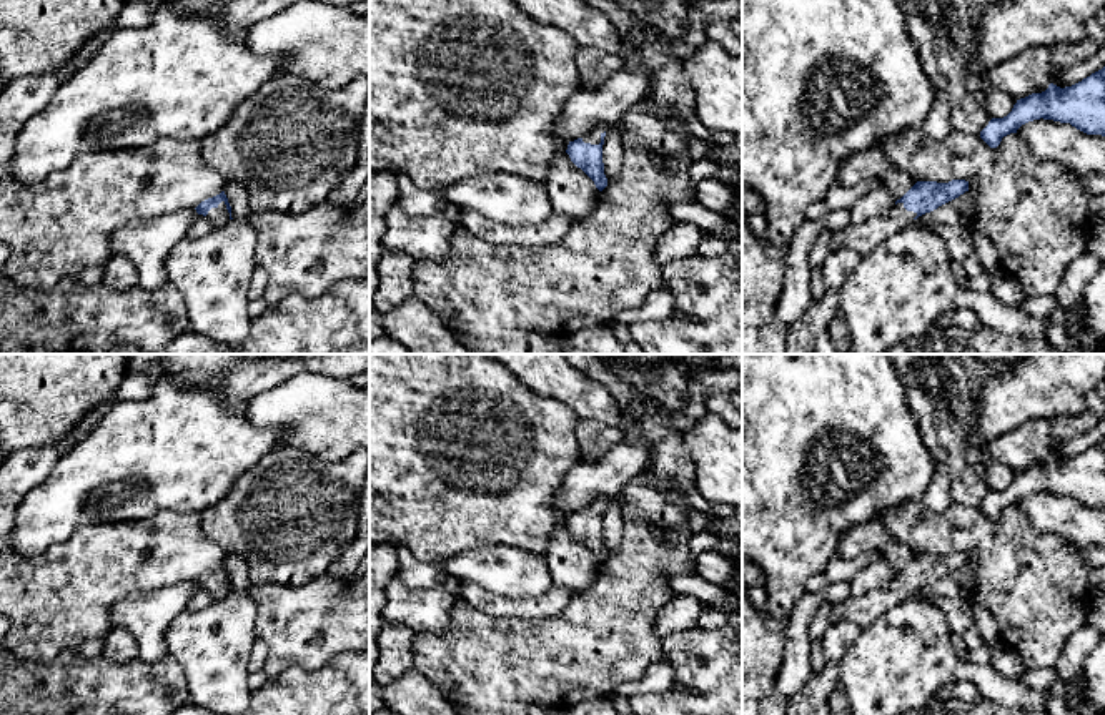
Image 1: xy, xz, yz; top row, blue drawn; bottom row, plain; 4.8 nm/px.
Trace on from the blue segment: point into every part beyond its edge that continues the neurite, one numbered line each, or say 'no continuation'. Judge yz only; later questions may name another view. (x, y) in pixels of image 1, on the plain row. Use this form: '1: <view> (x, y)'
1: yz (866, 609)

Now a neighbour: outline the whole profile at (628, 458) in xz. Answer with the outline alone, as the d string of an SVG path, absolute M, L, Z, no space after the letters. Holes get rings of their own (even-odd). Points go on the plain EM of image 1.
M617 434L597 462L581 461L566 474L554 505L574 514L601 497L616 497L647 466L651 442Z

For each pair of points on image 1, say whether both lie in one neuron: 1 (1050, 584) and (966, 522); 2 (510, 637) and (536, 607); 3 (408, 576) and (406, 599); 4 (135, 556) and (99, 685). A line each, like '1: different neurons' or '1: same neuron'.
1: same neuron
2: different neurons
3: different neurons
4: different neurons

